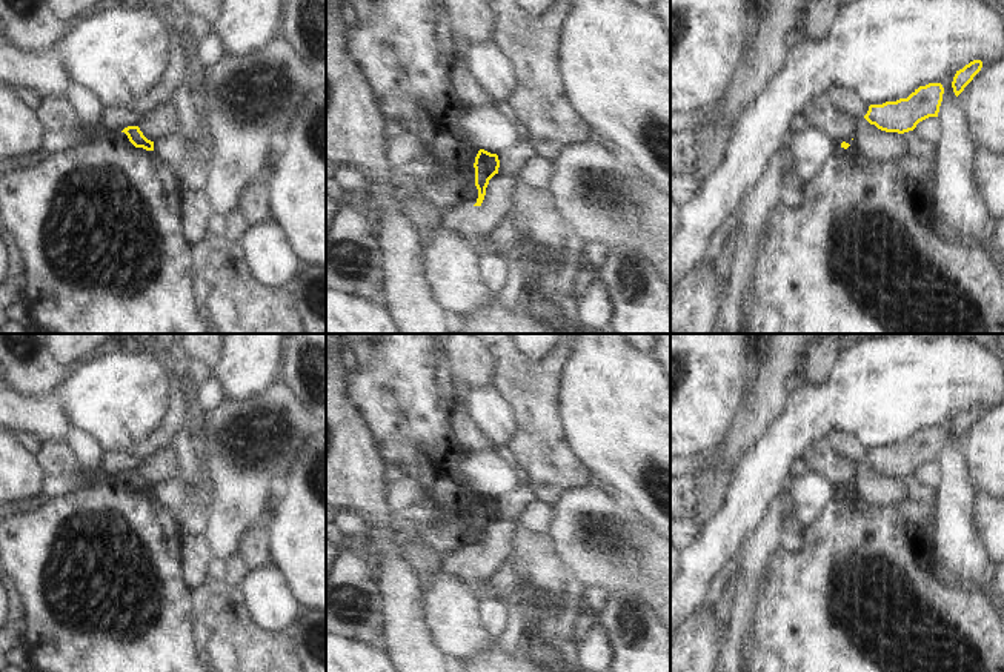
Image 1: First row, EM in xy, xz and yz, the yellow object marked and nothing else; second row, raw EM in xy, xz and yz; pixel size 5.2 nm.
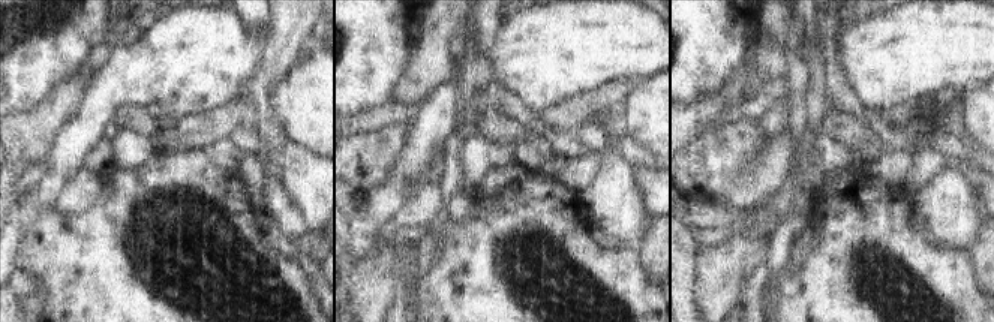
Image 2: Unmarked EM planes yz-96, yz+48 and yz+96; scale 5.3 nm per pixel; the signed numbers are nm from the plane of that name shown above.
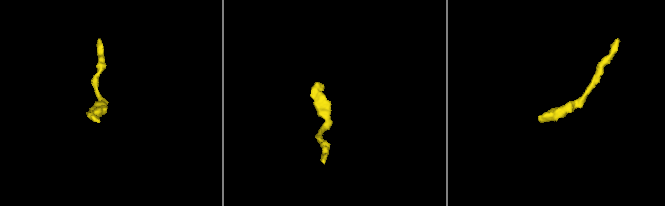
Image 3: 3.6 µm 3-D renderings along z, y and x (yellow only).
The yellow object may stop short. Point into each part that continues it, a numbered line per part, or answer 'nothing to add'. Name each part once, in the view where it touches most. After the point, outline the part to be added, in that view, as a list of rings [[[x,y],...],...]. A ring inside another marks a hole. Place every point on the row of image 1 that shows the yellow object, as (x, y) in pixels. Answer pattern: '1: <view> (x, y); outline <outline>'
nothing to add

